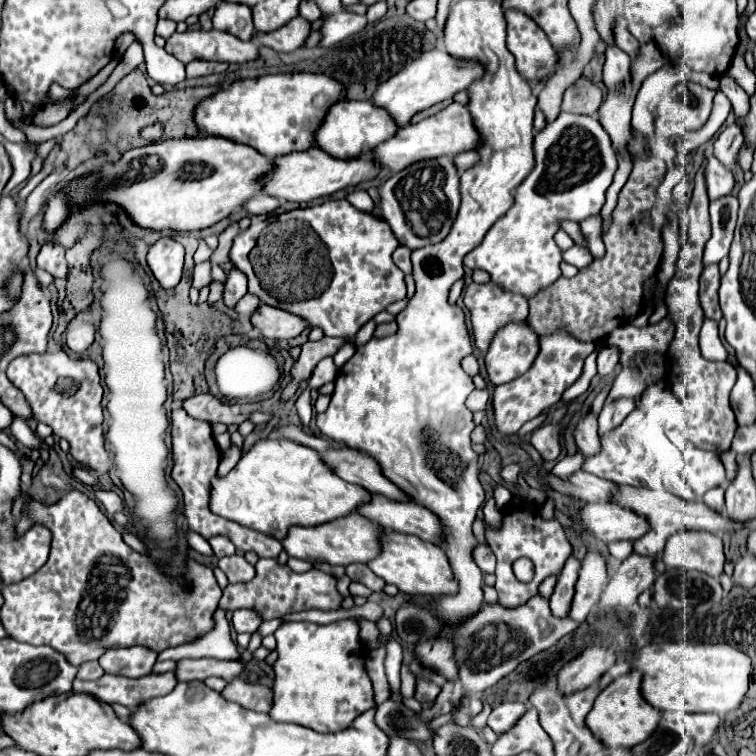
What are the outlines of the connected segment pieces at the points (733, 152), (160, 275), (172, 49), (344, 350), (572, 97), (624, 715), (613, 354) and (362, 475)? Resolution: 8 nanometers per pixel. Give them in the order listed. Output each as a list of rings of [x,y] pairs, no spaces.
[[[732,125],[732,127],[726,127],[718,139],[714,141],[714,155],[716,159],[732,169],[732,163],[736,163],[736,157],[738,157],[738,149],[742,147],[744,143],[744,135],[742,135],[742,129],[738,125]]]
[[[162,237],[148,251],[148,267],[164,289],[174,289],[180,283],[184,267],[184,247],[172,237]]]
[[[188,29],[184,33],[174,33],[166,39],[164,49],[182,63],[194,59],[242,63],[258,57],[258,47],[252,41],[240,41],[234,35],[216,29]]]
[[[348,343],[348,345],[344,345],[344,347],[340,347],[340,351],[332,357],[334,359],[334,365],[340,369],[352,355],[354,355],[354,351],[356,351],[356,347],[352,345],[352,343]]]
[[[578,77],[562,95],[562,111],[576,115],[594,115],[604,99],[600,87],[596,87],[588,77]]]
[[[628,671],[626,675],[614,679],[594,701],[592,711],[586,715],[586,725],[600,739],[606,747],[626,747],[632,749],[634,745],[642,743],[652,735],[660,721],[660,711],[648,705],[640,693],[640,675],[636,671]]]
[[[612,345],[604,347],[598,353],[598,375],[600,377],[610,377],[618,363],[620,363],[620,349],[612,347]]]
[[[328,447],[322,453],[322,457],[324,457],[324,463],[342,481],[352,483],[352,485],[360,485],[360,487],[368,489],[370,493],[380,493],[390,499],[408,501],[408,497],[380,473],[378,463],[368,453],[362,453],[356,449],[346,449],[346,447],[344,449]]]

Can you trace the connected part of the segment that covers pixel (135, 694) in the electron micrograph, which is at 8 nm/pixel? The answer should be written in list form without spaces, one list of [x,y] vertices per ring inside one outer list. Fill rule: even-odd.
[[[174,673],[164,675],[146,675],[140,679],[124,679],[122,675],[102,675],[96,681],[74,681],[76,693],[88,693],[94,695],[106,703],[120,703],[134,711],[138,705],[152,697],[168,695],[176,687]]]

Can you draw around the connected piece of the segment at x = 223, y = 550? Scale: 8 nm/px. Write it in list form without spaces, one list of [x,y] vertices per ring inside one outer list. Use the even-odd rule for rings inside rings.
[[[212,537],[208,542],[212,545],[216,557],[226,557],[226,555],[234,555],[236,553],[236,547],[226,537]]]

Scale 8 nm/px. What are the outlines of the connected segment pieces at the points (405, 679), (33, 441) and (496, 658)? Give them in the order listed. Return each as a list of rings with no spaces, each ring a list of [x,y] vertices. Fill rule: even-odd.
[[[402,663],[402,669],[400,669],[400,691],[404,697],[414,695],[414,675],[406,663]]]
[[[16,417],[16,419],[12,421],[12,425],[10,425],[10,433],[16,437],[18,443],[26,445],[28,449],[49,449],[45,442],[40,441],[40,439],[36,437],[36,433],[28,427],[28,423],[24,423],[24,419],[20,419],[20,417]]]
[[[540,595],[532,597],[524,607],[504,609],[502,605],[484,605],[476,615],[472,615],[466,623],[462,623],[454,635],[456,641],[456,659],[460,665],[460,681],[464,685],[464,693],[476,695],[512,673],[522,661],[532,655],[552,647],[566,633],[574,631],[578,623],[570,623],[570,619],[556,619],[548,607],[548,601]]]

